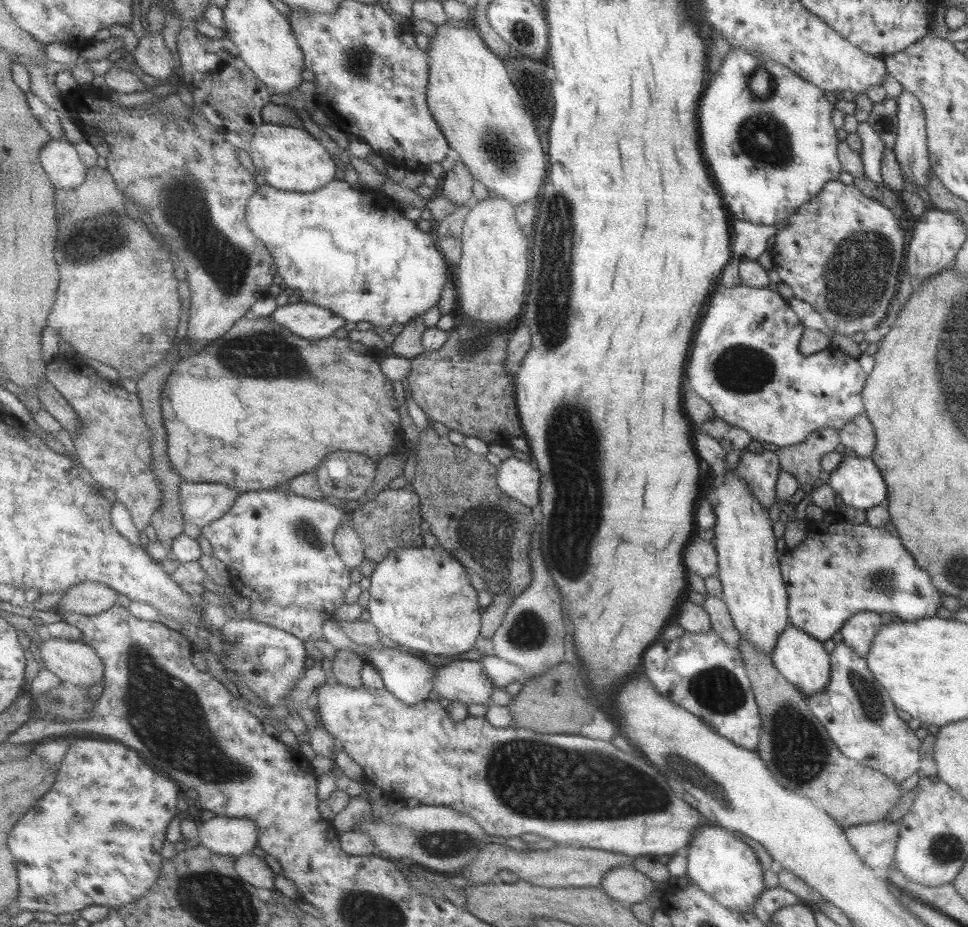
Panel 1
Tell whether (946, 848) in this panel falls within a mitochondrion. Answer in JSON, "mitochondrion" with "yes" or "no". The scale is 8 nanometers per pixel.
{"mitochondrion":"yes"}

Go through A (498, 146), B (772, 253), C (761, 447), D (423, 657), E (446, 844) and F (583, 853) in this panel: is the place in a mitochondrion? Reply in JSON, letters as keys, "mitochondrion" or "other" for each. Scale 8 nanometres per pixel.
{"A":"mitochondrion","B":"other","C":"other","D":"other","E":"mitochondrion","F":"other"}

